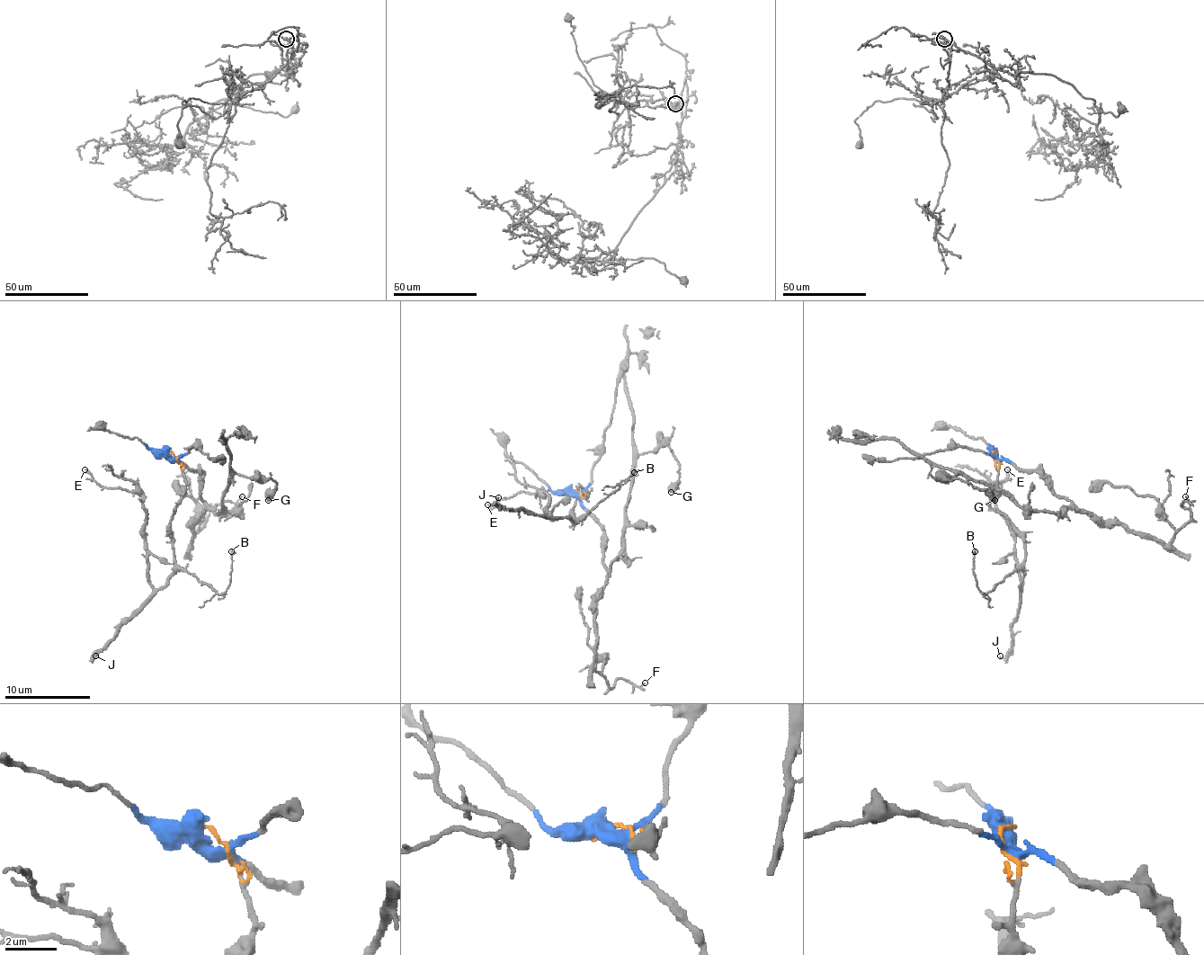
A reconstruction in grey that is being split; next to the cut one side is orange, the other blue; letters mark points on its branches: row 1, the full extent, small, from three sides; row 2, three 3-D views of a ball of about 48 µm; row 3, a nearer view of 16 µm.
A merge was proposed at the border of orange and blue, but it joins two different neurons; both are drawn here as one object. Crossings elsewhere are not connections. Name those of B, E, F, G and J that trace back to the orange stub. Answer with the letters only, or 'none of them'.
B, E, J

